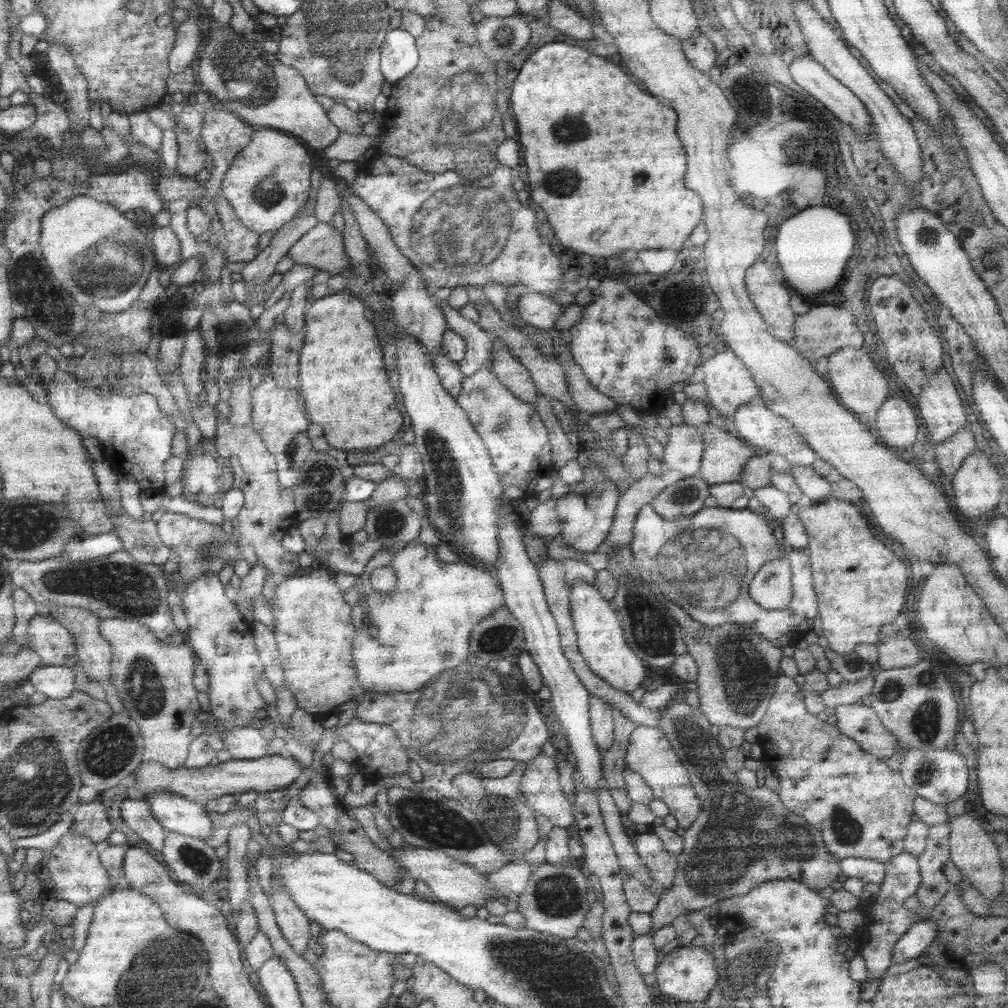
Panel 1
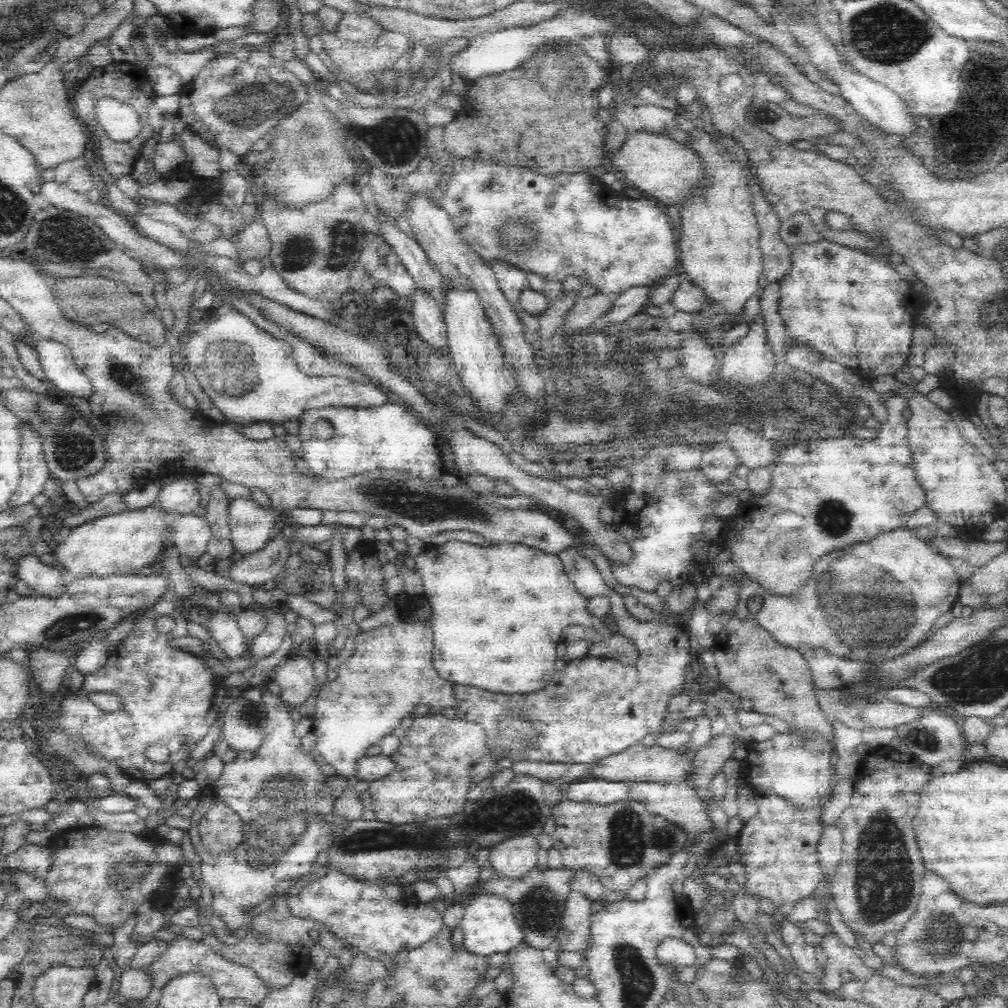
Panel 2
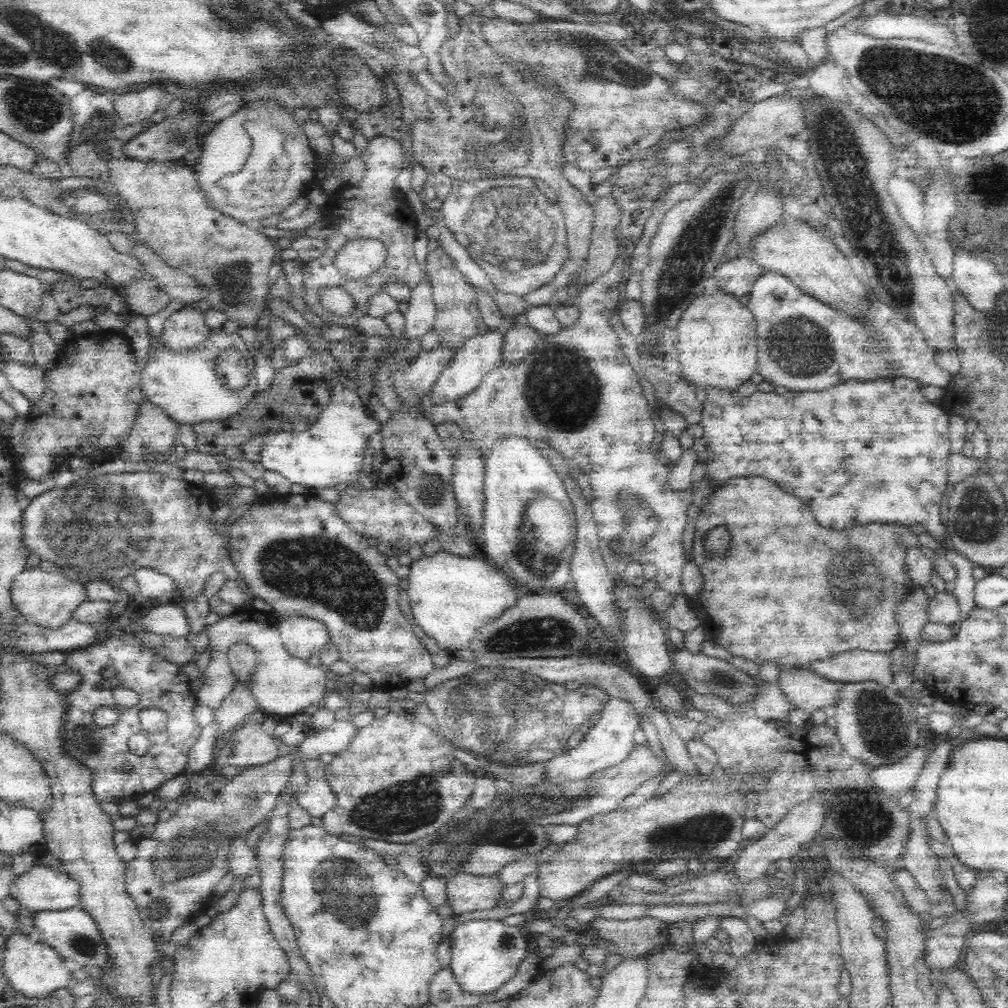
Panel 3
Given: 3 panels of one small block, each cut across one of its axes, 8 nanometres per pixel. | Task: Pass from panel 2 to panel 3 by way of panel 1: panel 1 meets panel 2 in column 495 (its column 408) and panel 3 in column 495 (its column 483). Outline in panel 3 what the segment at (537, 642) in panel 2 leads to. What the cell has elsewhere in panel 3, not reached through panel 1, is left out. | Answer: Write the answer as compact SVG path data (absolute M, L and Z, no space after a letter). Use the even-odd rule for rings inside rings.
M440 552L432 558L422 556L418 564L410 566L410 572L408 600L414 618L422 630L446 652L450 648L468 648L468 640L478 630L478 626L500 618L502 612L520 598L518 590L498 568L488 566L476 558L462 558L450 552Z

